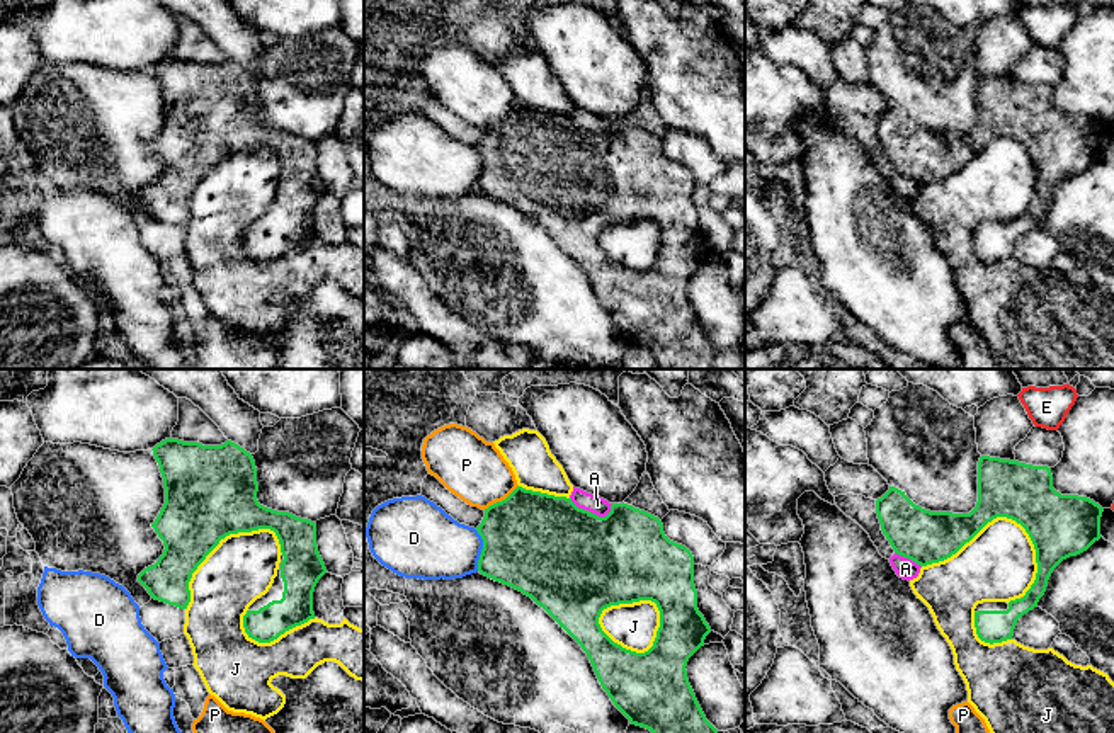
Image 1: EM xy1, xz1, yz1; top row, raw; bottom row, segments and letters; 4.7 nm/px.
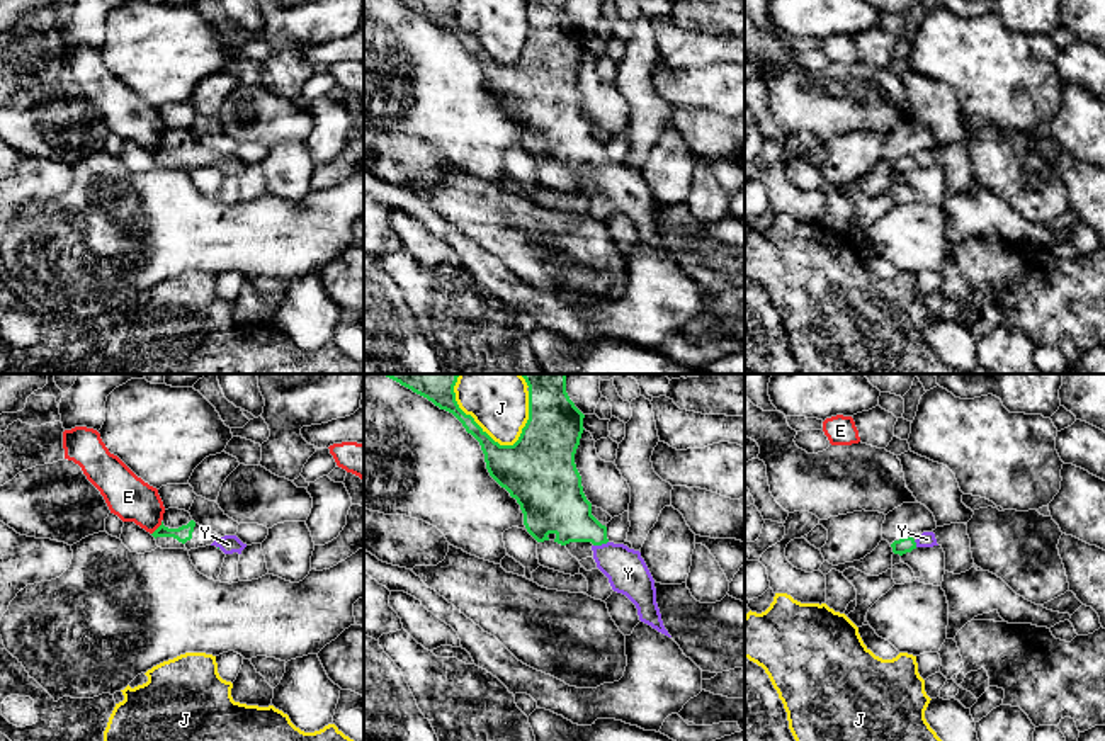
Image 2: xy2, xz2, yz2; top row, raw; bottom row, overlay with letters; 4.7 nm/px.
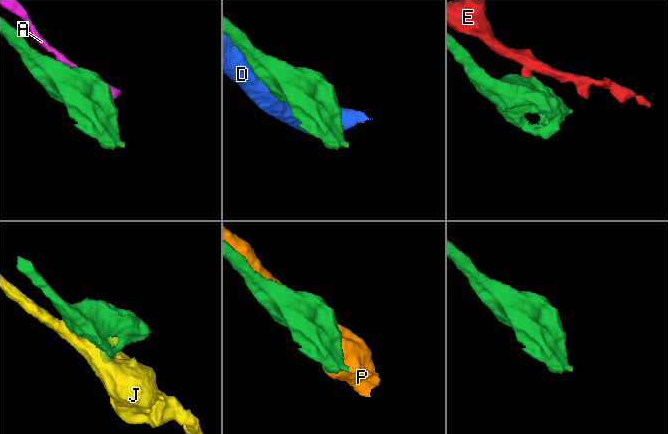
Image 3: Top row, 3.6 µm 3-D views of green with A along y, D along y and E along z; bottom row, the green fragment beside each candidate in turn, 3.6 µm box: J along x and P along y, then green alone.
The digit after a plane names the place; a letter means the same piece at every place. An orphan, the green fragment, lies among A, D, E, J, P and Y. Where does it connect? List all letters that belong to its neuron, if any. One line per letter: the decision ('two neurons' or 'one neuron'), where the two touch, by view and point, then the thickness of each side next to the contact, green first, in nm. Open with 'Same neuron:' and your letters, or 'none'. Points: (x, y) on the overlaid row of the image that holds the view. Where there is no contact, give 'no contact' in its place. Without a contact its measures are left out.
Same neuron: Y
A: two neurons; meets green in xz1 at (591, 512); 500 nm thick on the green side, 90 nm on the other
D: two neurons; meets green in xz1 at (482, 550); 480 nm thick on the green side, 320 nm on the other
E: two neurons; meets green in xy2 at (157, 529); 80 nm thick on the green side, 200 nm on the other
J: two neurons; meets green in yz1 at (995, 517); 280 nm thick on the green side, 360 nm on the other
P: two neurons; meets green in xz1 at (502, 500); 480 nm thick on the green side, 300 nm on the other
Y: one neuron; meets green in xz2 at (600, 544); 240 nm thick on the green side, 190 nm on the other

